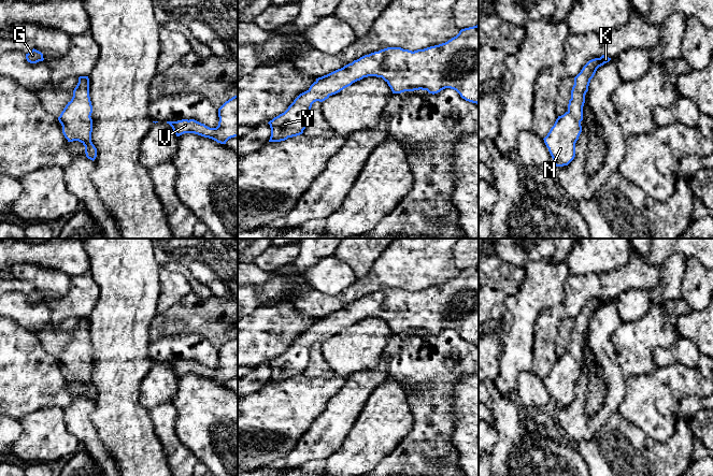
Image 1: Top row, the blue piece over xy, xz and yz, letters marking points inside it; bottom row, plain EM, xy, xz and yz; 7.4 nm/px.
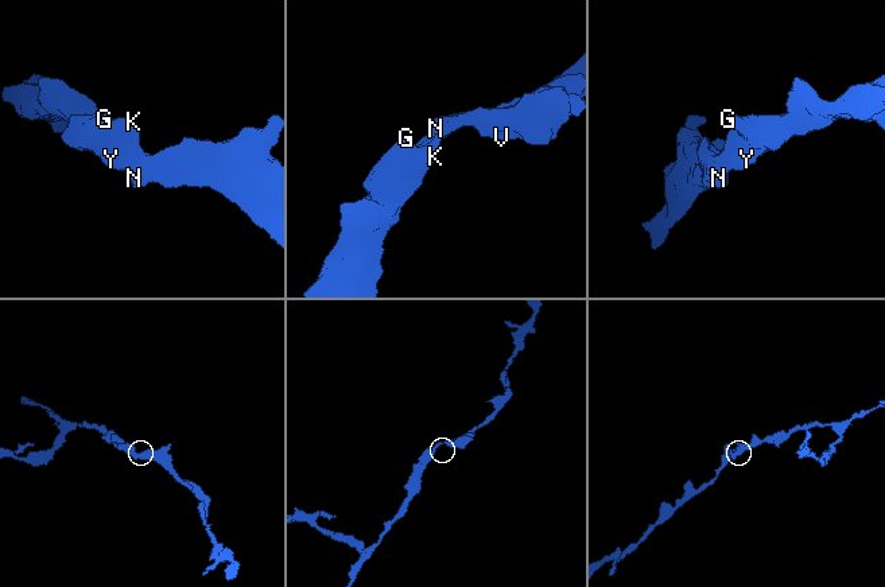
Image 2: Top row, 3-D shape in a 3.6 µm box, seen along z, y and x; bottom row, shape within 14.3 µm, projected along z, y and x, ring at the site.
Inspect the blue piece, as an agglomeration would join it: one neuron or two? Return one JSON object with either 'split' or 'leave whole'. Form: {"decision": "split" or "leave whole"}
{"decision": "leave whole"}

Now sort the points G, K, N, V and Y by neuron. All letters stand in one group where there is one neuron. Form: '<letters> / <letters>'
G K N V Y

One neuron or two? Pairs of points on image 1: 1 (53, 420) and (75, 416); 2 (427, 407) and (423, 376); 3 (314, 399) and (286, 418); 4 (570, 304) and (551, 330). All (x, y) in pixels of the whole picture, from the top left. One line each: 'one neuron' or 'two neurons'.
1: two neurons
2: one neuron
3: one neuron
4: one neuron

